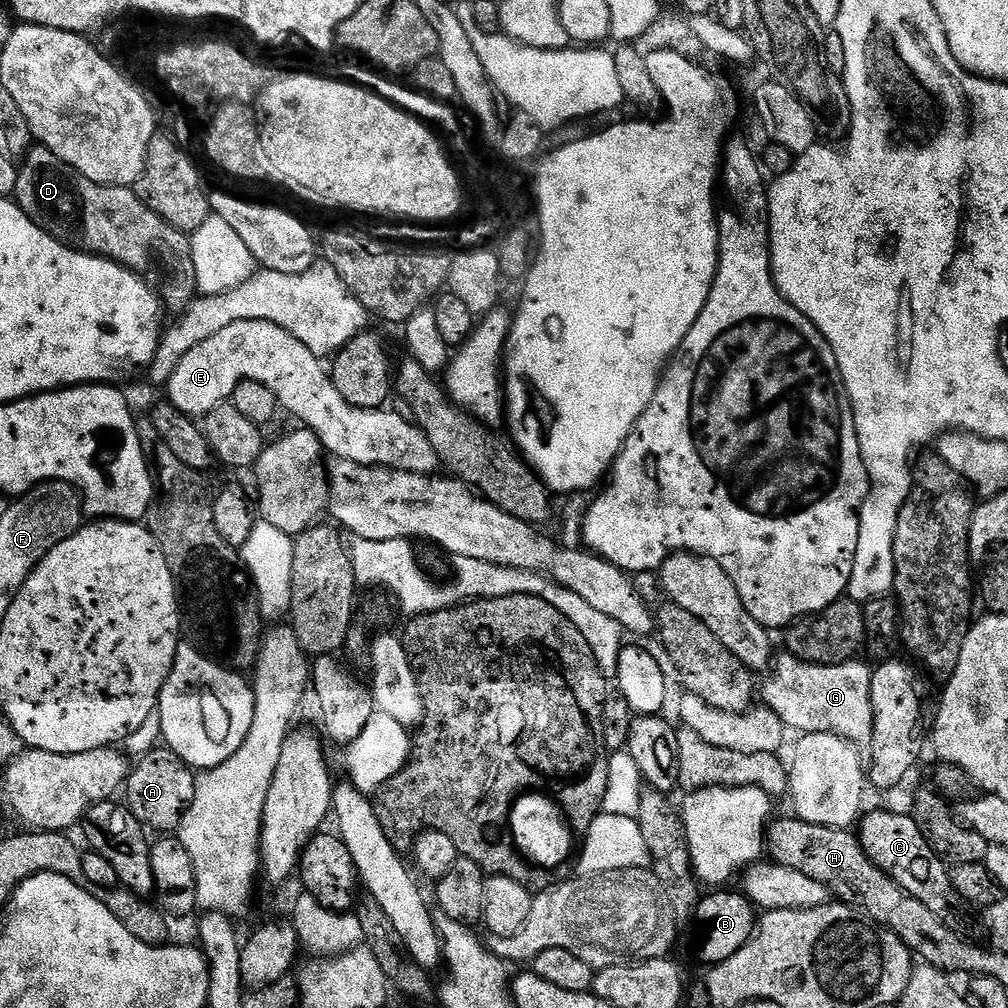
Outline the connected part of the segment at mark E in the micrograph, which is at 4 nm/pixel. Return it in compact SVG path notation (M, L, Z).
M265 320L250 322L234 322L234 326L226 326L226 330L218 330L214 338L206 338L206 342L198 342L182 362L178 362L178 370L166 385L167 403L173 404L182 414L193 418L203 418L210 410L214 410L225 402L231 401L234 390L243 380L262 382L262 386L270 386L274 390L280 407L286 413L297 416L299 423L312 431L324 444L325 449L337 460L358 462L371 468L392 468L396 472L409 472L431 476L441 471L442 465L438 453L430 438L407 415L399 416L396 412L388 412L384 408L359 408L350 406L342 394L334 386L329 369L322 365L321 357L315 356L294 334L282 330L282 326L274 326Z

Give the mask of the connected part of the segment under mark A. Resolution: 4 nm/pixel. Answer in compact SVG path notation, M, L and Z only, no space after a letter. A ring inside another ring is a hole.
M157 746L152 752L139 757L140 764L131 769L126 781L128 800L126 806L143 824L145 829L156 834L172 834L177 831L190 806L194 802L197 773L188 767L188 763L167 746Z

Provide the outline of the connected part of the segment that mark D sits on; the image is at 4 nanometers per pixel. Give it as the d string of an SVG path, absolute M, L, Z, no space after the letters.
M43 146L28 148L16 173L16 190L14 203L25 212L46 234L61 242L67 248L78 252L87 252L90 256L100 256L104 260L112 260L132 272L144 277L160 297L163 307L175 314L183 313L197 299L196 271L194 270L194 254L191 239L180 232L170 222L158 218L142 198L131 188L119 188L109 184L90 182L78 170L71 168L62 158L58 158L50 149Z

